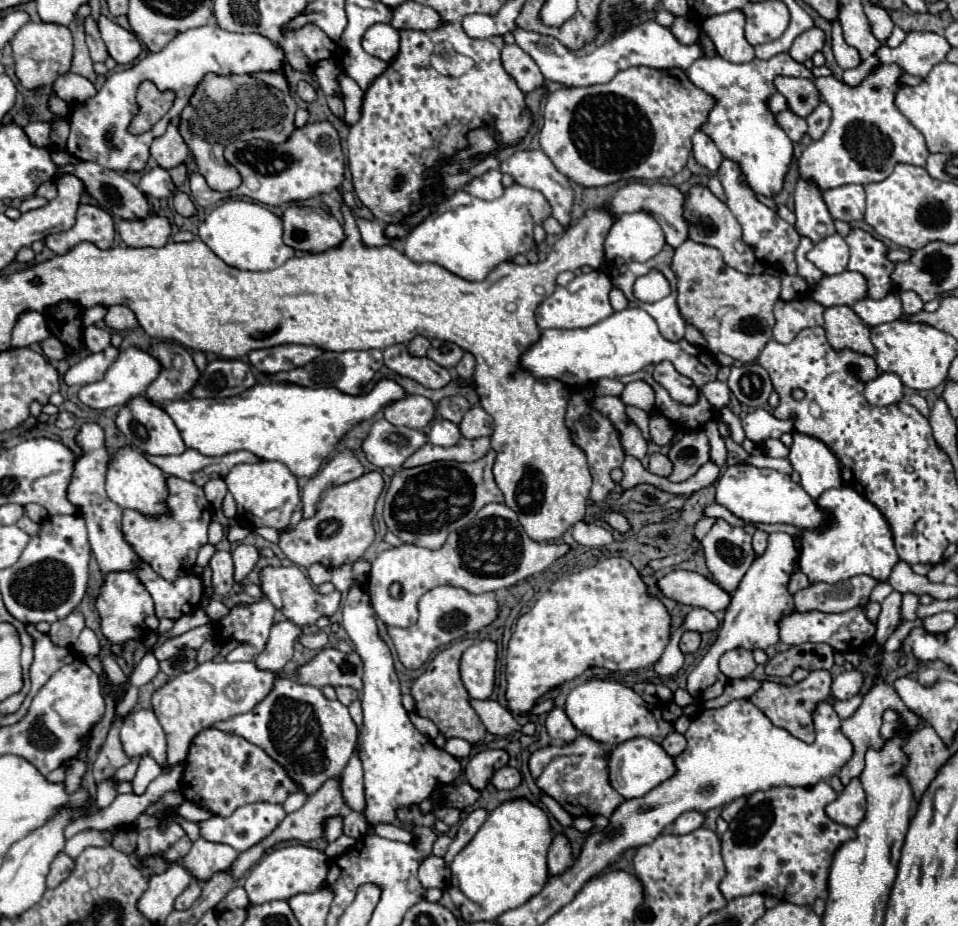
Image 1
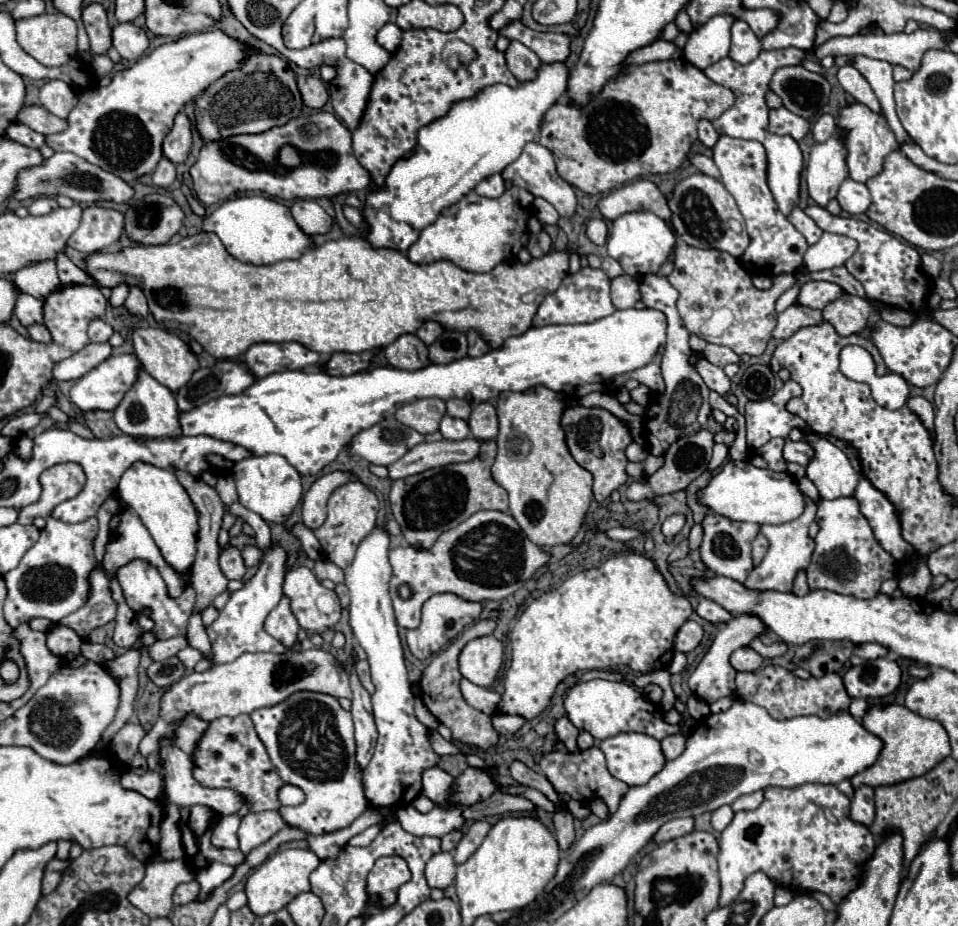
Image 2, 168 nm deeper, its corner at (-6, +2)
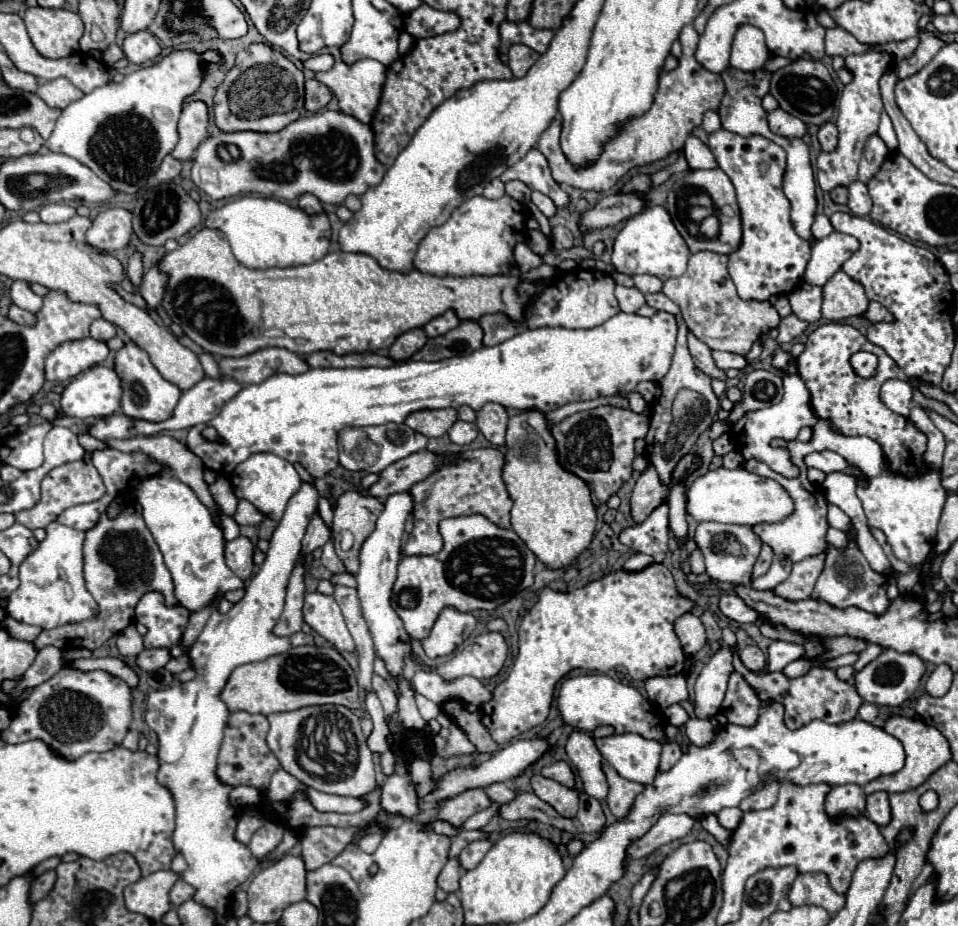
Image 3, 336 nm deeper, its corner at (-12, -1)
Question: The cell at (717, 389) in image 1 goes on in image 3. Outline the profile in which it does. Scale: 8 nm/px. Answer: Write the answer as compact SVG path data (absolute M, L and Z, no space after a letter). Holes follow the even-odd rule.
M688 334L688 348L690 348L690 354L694 358L694 364L710 378L716 378L716 380L726 380L726 374L724 370L720 370L716 364L714 364L714 358L712 358L712 352L710 348L698 340L694 334Z

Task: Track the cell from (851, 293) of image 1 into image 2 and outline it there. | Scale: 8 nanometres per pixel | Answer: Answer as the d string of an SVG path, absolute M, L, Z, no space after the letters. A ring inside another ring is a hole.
M808 281L800 287L798 293L798 305L810 307L810 309L824 309L830 301L838 299L844 291L836 283L828 281Z

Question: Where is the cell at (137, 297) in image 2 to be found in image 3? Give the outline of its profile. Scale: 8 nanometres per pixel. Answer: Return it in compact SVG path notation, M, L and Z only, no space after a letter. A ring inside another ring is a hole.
M156 266L144 274L138 294L148 304L148 310L156 310L160 306L160 300L164 296L164 286L166 286L166 274L162 274Z

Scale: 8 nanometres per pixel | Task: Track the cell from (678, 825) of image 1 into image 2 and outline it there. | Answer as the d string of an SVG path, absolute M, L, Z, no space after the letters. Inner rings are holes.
M692 817L672 819L672 821L666 821L666 823L656 831L656 835L652 837L652 841L654 841L654 843L672 841L672 839L678 839L678 837L690 833L692 829L694 829L694 819L692 819Z

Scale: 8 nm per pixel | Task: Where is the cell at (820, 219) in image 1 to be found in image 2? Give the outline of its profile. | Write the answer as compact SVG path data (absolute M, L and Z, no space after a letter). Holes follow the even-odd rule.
M836 125L834 135L810 151L806 167L808 193L820 207L826 207L826 203L836 197L840 183L848 179L844 137L846 131Z

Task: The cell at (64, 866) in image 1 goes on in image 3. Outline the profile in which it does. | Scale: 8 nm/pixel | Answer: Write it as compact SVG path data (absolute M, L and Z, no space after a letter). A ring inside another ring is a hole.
M48 870L48 872L40 874L40 876L32 882L30 902L34 904L34 902L42 900L44 896L48 896L48 892L50 892L50 890L52 890L52 886L54 886L54 882L56 882L56 872L54 872L54 870Z

